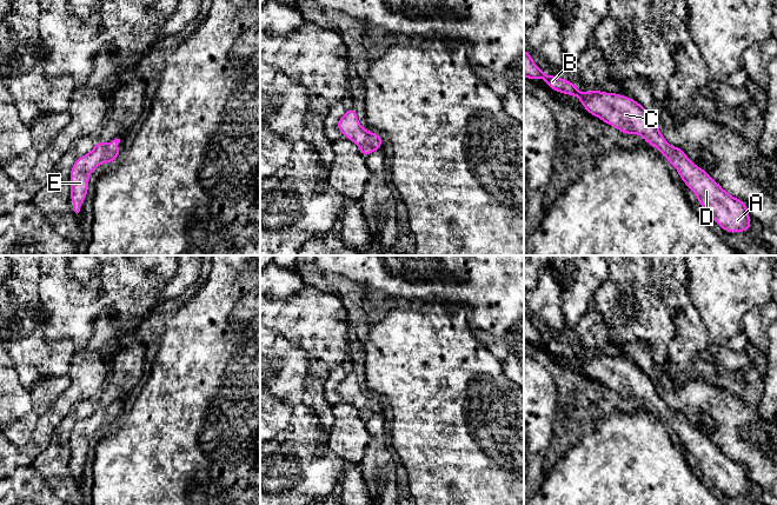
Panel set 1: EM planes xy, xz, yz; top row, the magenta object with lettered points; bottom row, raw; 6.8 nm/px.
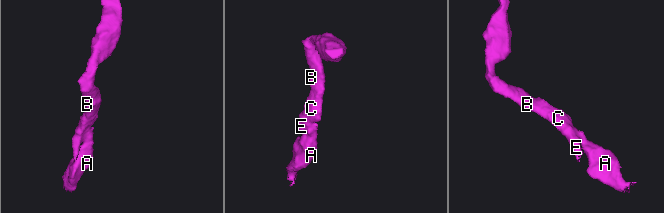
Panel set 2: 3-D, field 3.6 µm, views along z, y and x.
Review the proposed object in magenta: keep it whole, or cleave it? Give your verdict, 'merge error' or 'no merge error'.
no merge error

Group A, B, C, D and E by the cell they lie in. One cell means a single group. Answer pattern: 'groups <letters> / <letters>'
groups A B C D E

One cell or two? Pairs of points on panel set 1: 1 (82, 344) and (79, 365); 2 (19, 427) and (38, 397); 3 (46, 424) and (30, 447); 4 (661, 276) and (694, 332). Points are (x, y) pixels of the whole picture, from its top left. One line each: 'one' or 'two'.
1: two
2: one
3: one
4: one

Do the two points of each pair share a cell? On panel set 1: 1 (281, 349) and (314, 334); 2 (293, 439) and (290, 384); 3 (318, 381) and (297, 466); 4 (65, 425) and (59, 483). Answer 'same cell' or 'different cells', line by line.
1: different cells
2: same cell
3: different cells
4: same cell

